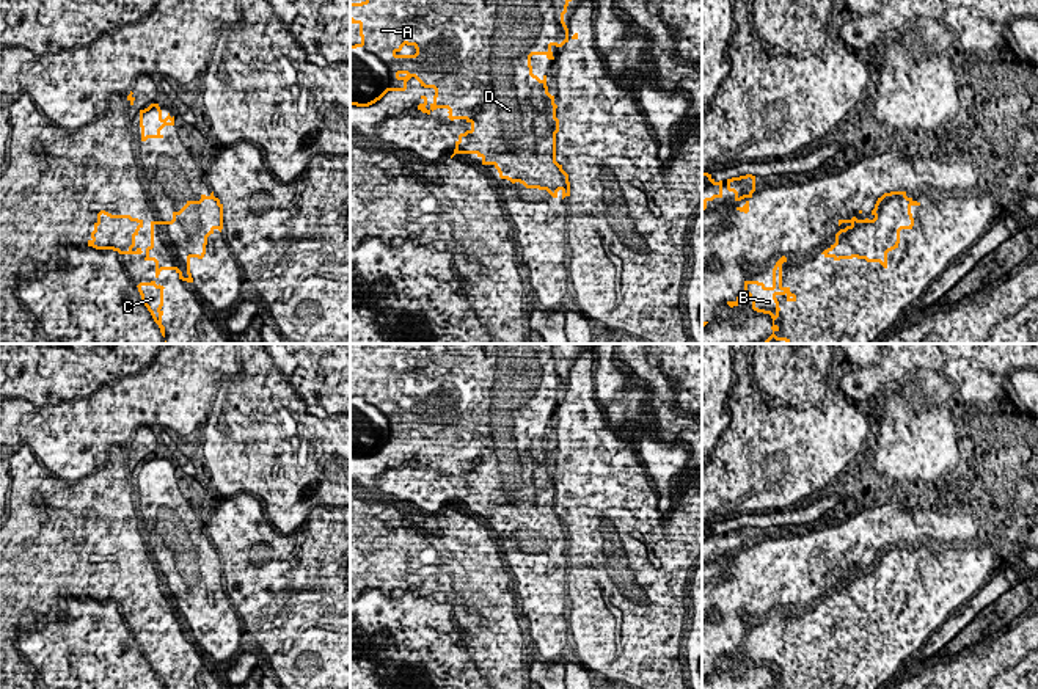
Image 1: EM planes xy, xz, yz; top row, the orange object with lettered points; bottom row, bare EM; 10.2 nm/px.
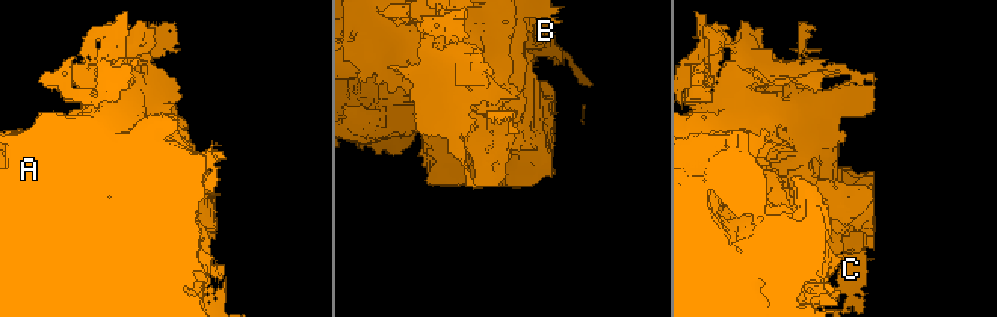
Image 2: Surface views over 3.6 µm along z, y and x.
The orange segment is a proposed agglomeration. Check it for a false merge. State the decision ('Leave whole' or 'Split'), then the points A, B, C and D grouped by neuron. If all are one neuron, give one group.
Leave whole. Groups: A B C D

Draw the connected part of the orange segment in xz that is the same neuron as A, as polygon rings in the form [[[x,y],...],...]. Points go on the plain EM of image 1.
[[[350,344],[350,374],[360,377],[361,394],[350,397],[350,457],[369,458],[380,452],[388,443],[405,443],[407,433],[415,428],[421,438],[433,439],[435,447],[430,460],[427,461],[427,449],[418,457],[418,461],[430,466],[437,460],[448,460],[449,471],[465,471],[471,476],[471,480],[459,487],[455,493],[455,505],[476,505],[482,510],[482,516],[493,516],[501,530],[507,530],[512,535],[520,534],[526,540],[546,541],[553,549],[557,549],[557,543],[562,543],[562,551],[570,548],[568,526],[562,521],[562,516],[556,513],[556,485],[559,483],[559,471],[556,469],[554,447],[548,444],[546,427],[540,432],[532,425],[531,408],[545,406],[548,411],[554,411],[551,399],[562,399],[568,394],[568,380],[564,374],[564,366],[572,352],[579,344]]]

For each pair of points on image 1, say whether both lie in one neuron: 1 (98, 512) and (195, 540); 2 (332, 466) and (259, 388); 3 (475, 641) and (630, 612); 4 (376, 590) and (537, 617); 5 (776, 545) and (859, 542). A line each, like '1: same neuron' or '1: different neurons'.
1: same neuron
2: same neuron
3: different neurons
4: different neurons
5: same neuron

